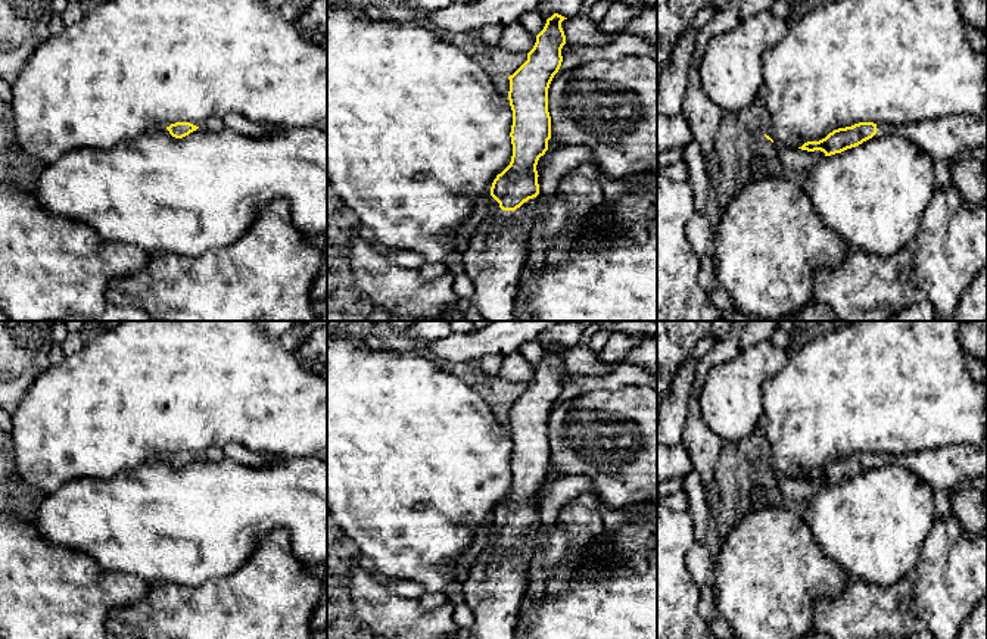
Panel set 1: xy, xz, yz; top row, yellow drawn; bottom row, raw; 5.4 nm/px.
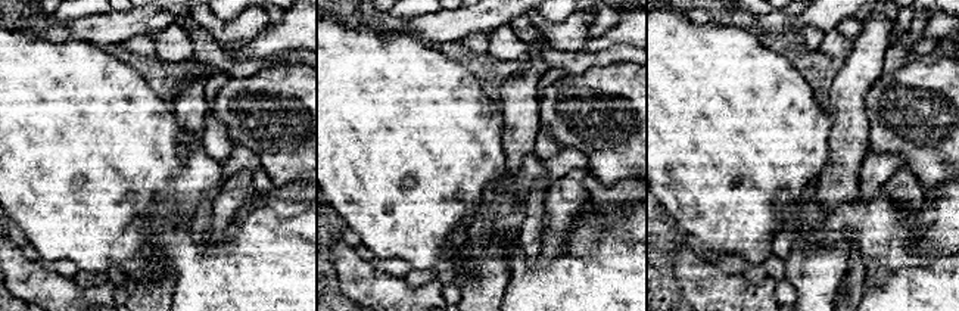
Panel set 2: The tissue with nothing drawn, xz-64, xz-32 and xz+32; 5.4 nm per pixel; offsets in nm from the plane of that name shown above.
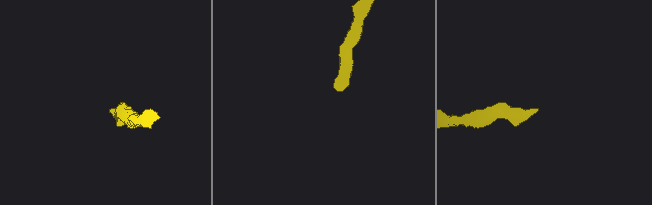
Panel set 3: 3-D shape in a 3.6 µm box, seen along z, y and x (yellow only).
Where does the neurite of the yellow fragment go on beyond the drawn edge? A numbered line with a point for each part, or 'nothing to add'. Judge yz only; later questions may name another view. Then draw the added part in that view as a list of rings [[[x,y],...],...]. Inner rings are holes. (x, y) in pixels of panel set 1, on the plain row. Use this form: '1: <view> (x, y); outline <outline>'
1: yz (943, 468); outline [[[946,446],[907,455],[879,452],[877,453],[877,462],[899,464],[916,474],[934,492],[949,495],[966,479],[987,479],[987,446]]]

